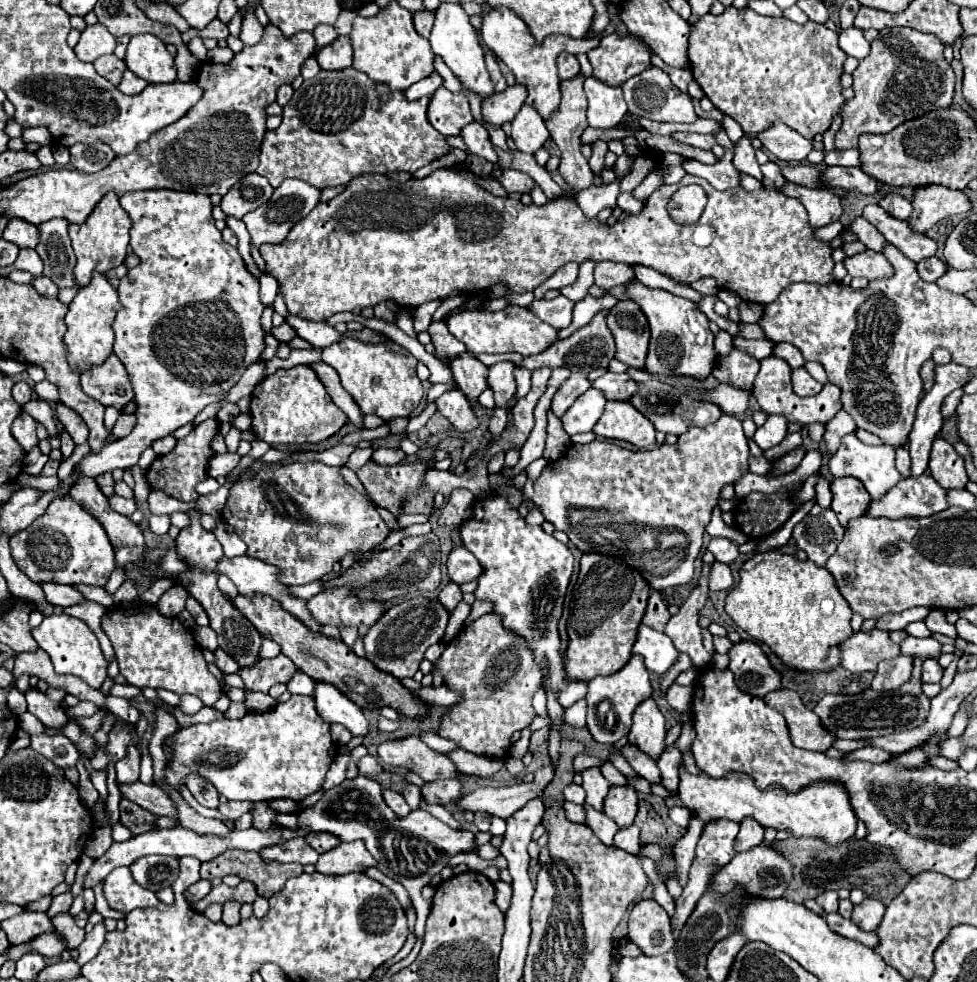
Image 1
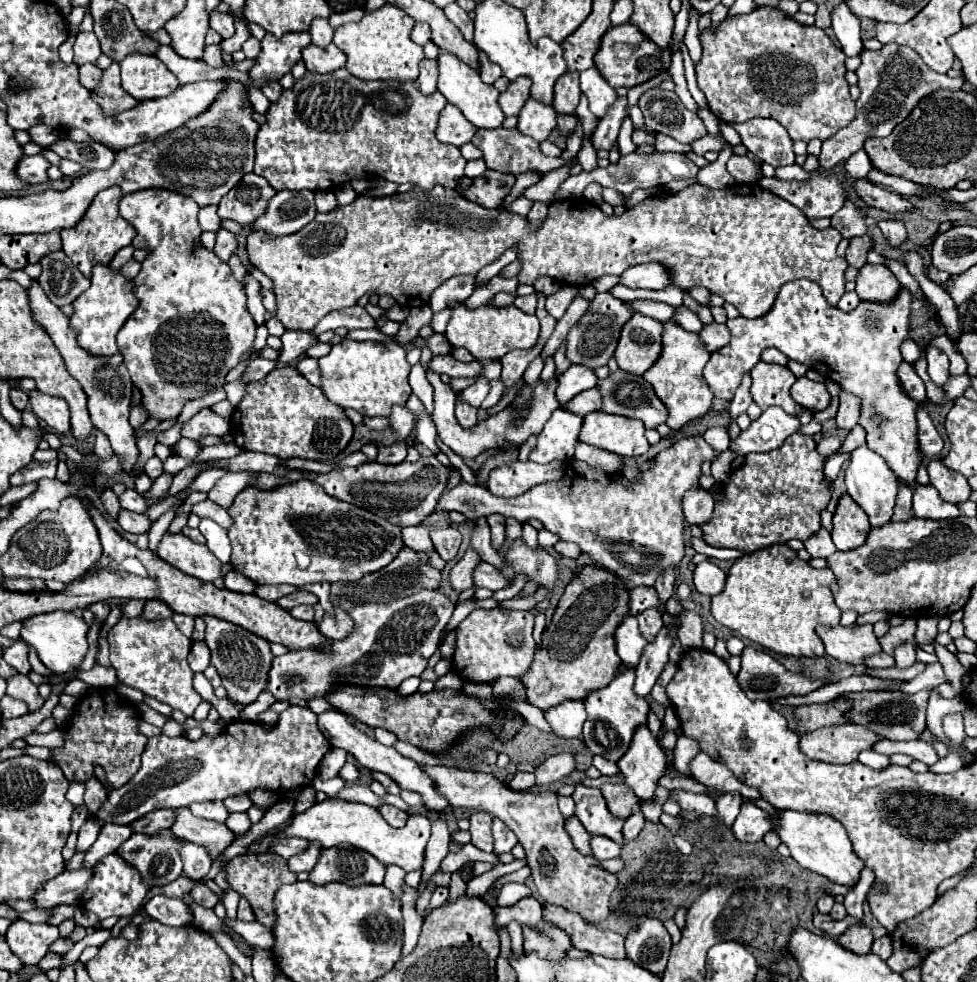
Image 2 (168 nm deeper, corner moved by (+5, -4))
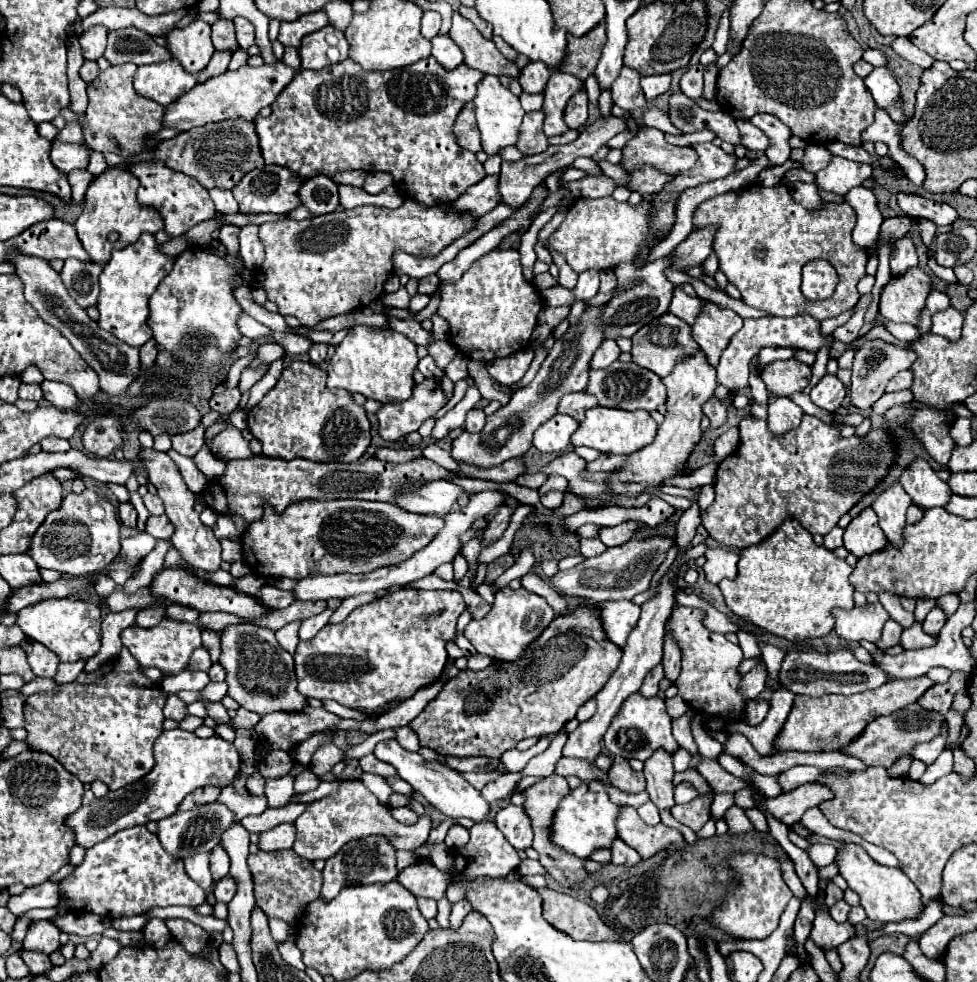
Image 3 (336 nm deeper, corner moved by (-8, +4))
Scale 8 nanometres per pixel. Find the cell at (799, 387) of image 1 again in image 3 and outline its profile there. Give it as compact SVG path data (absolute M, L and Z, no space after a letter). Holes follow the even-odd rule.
M825 374L825 376L811 388L811 400L813 400L817 406L821 406L821 408L825 408L825 410L829 410L829 412L833 412L835 408L839 408L841 402L843 402L843 398L845 398L845 386L843 386L843 382L841 382L837 376L833 376L833 374Z

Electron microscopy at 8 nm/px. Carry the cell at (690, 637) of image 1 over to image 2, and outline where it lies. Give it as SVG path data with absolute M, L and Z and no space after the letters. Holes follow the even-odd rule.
M662 628L660 634L656 636L654 644L648 644L642 650L640 662L636 666L636 682L634 682L634 692L638 696L648 696L652 686L656 684L660 672L662 672L662 662L668 660L668 650L670 650L672 638L670 630Z

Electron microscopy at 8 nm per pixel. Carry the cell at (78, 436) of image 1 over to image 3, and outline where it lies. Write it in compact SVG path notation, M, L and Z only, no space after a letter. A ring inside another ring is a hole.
M43 380L43 398L53 404L59 410L75 410L79 404L79 398L75 396L75 390L63 382L53 382L53 380Z

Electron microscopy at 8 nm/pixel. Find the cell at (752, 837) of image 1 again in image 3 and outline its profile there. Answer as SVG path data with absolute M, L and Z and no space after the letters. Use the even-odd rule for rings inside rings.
M745 782L745 788L749 788L753 792L753 798L755 798L755 806L761 810L761 812L769 812L773 818L781 820L783 824L787 826L793 826L799 822L801 814L811 808L811 806L819 806L819 802L823 800L829 800L833 794L827 786L823 784L803 784L787 794L779 794L775 798L769 798L769 796L759 796L759 792Z

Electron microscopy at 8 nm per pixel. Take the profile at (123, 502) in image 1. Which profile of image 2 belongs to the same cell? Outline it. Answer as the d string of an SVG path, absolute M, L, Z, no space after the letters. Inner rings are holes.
M120 510L118 514L118 524L124 532L130 532L130 534L144 534L150 530L152 526L152 520L148 516L138 516L134 512L126 512L126 510Z

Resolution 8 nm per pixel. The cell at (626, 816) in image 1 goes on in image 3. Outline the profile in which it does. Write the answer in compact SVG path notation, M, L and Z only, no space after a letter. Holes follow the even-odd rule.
M615 758L613 766L611 766L611 770L607 774L609 774L609 782L615 788L619 788L619 790L623 790L627 794L637 794L637 792L645 790L645 776L643 776L643 772L631 770L627 760L623 760L623 758Z

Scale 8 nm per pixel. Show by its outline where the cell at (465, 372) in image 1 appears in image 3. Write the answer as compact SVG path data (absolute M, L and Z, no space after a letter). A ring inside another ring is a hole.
M471 410L469 414L467 414L467 420L465 420L465 428L469 430L469 432L481 432L481 428L485 426L485 418L487 418L487 414L483 412L483 410Z

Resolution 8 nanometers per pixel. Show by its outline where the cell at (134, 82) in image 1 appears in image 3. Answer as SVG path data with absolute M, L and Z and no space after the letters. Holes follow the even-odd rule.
M119 64L103 70L91 84L87 84L89 106L83 136L87 146L97 152L115 152L119 156L131 156L143 150L143 140L147 132L157 132L161 128L163 106L155 100L139 96L133 88L135 64Z

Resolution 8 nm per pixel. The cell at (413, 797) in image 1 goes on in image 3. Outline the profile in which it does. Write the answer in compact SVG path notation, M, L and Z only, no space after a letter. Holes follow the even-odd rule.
M373 754L363 756L363 758L359 760L359 766L363 768L363 772L369 772L369 774L379 774L379 776L383 776L383 778L397 776L397 772L395 772L395 768L391 768L391 764L377 760Z

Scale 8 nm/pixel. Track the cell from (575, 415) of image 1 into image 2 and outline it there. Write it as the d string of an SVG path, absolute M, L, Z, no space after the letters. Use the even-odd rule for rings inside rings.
M558 408L558 412L554 412L554 416L538 434L536 446L530 452L530 460L538 464L548 464L552 460L570 460L574 456L574 446L578 442L580 428L580 416Z

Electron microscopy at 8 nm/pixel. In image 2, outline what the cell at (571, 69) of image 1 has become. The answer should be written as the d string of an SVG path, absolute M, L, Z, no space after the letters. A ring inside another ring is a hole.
M566 72L564 76L558 78L556 86L554 86L554 102L552 106L556 108L556 112L562 114L576 114L576 106L580 102L580 82L578 82L578 74L576 72Z

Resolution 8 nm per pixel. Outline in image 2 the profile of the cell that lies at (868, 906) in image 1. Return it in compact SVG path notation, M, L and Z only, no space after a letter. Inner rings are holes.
M858 924L858 926L850 926L840 938L838 944L854 954L868 954L870 946L872 946L872 930Z

